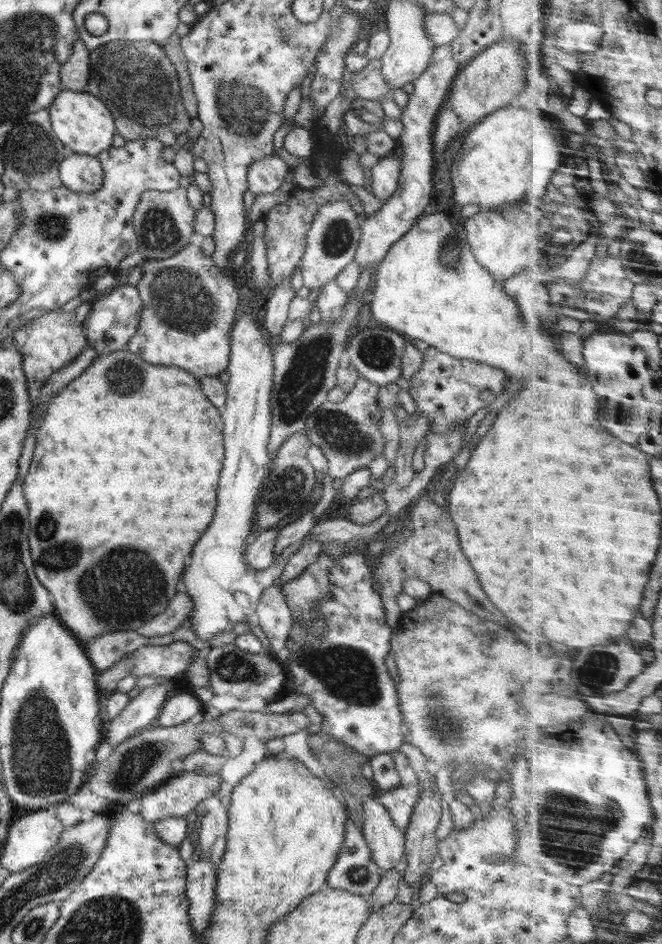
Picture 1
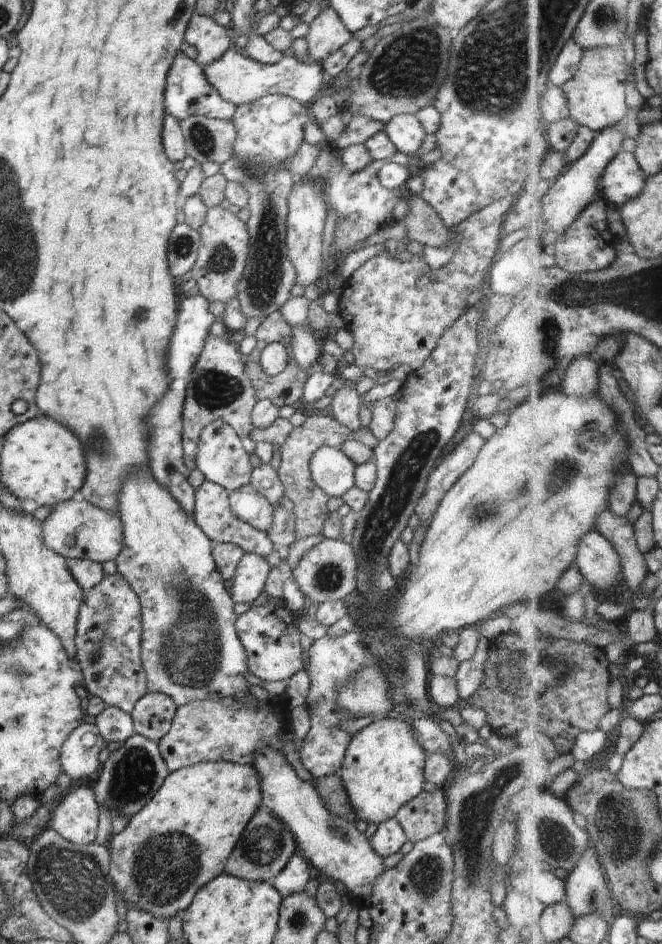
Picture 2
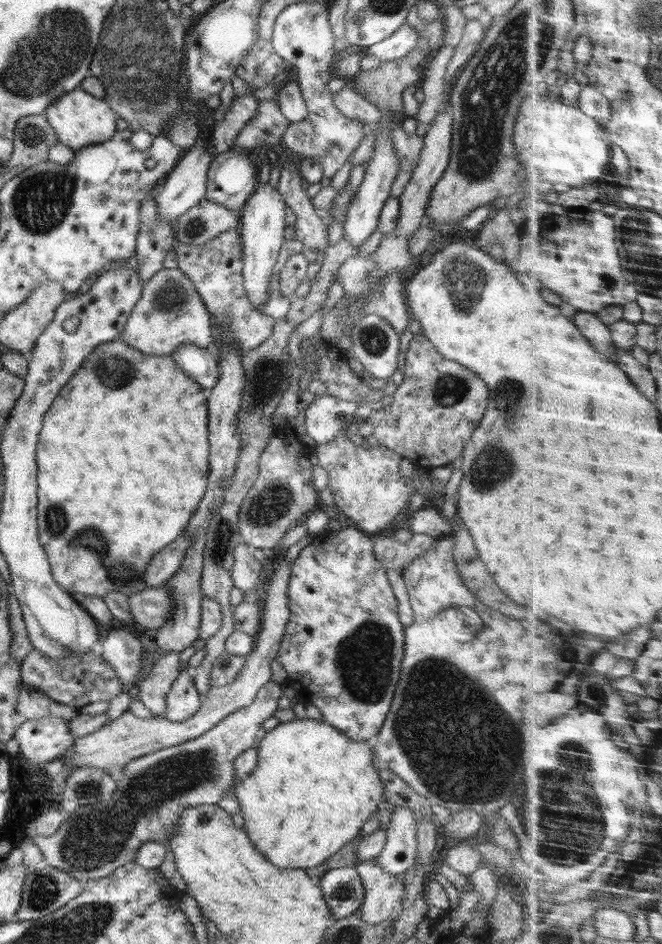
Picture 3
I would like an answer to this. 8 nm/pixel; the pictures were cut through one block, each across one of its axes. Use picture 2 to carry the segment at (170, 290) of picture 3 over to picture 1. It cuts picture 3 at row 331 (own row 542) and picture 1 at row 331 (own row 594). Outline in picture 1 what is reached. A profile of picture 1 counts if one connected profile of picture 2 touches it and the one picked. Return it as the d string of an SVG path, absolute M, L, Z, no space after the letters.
M193 241L178 254L165 259L147 259L141 266L143 278L136 288L142 299L142 314L137 333L128 341L126 350L150 362L178 367L202 381L205 376L217 376L227 370L230 360L230 332L240 306L239 287L234 278L225 275L217 264L202 254L199 241Z

